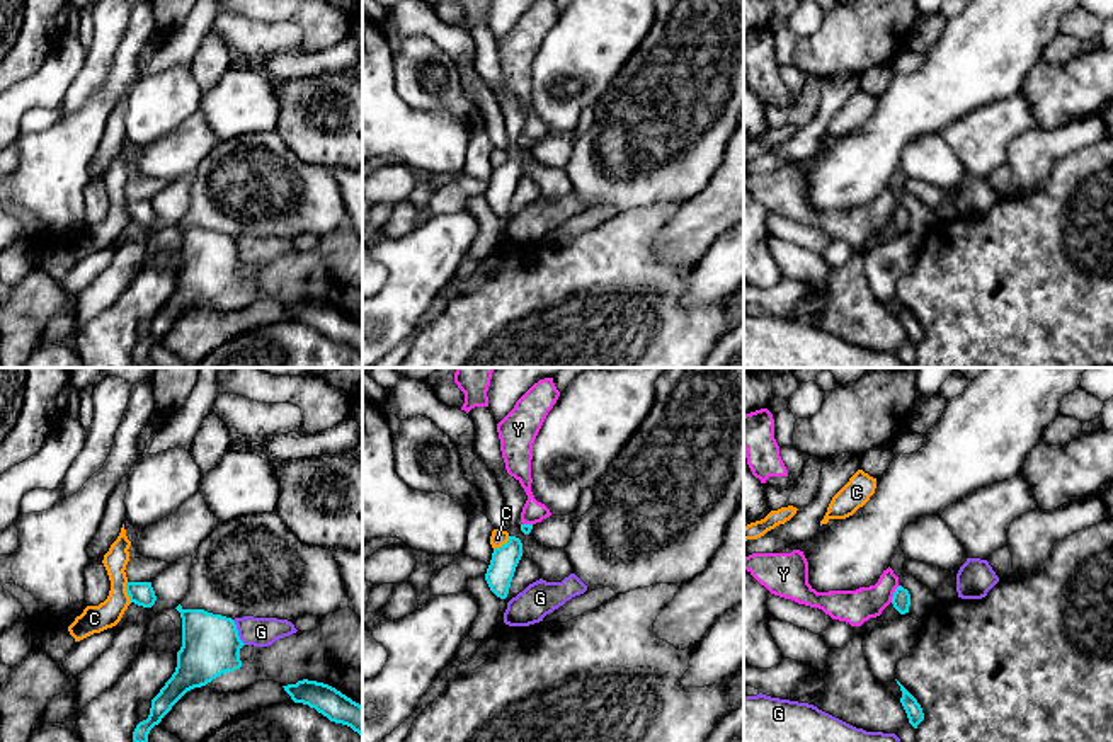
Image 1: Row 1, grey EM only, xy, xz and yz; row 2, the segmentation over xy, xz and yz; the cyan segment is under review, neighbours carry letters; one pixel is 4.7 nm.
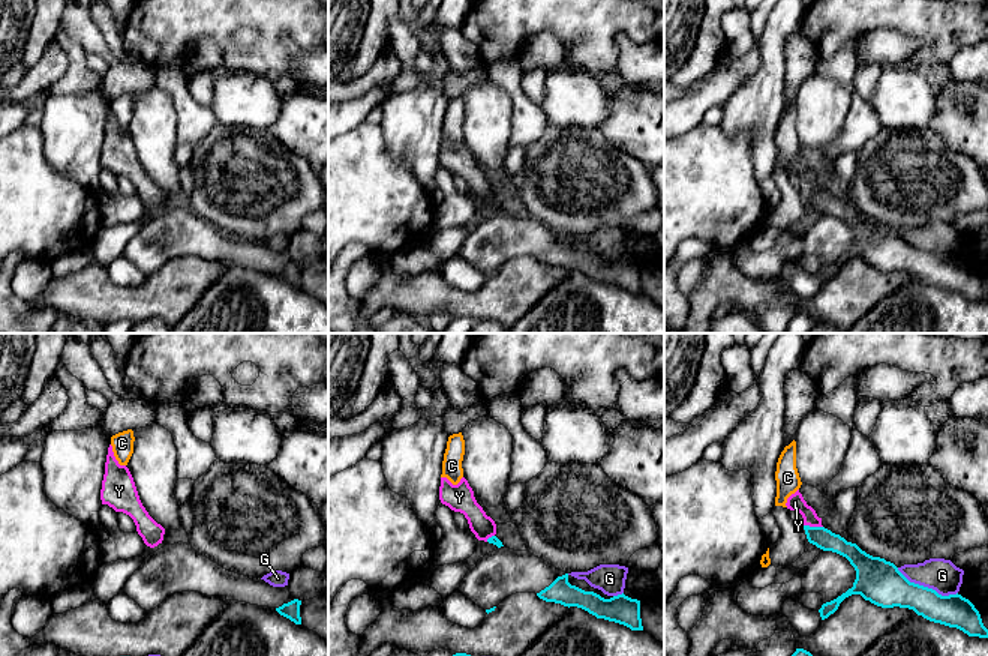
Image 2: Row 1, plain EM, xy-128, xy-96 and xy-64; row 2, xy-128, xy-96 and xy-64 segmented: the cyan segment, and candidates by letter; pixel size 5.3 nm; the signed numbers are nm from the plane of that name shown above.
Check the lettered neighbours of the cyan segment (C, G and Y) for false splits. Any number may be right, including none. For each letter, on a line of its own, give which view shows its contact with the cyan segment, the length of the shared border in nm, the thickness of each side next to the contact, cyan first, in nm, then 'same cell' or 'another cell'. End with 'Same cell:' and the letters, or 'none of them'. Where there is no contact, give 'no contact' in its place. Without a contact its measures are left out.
C: contact in xy; length 100 nm; calibres 110 and 130 nm; another cell
G: contact in xy; length 140 nm; calibres 280 and 140 nm; another cell
Y: contact in yz; length 90 nm; calibres 90 and 160 nm; another cell
Same cell: none of them

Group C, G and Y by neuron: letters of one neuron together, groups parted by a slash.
C / G / Y

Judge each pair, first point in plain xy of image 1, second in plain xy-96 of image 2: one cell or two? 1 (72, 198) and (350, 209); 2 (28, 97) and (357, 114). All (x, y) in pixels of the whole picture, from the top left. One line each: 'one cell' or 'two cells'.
1: one cell
2: one cell

